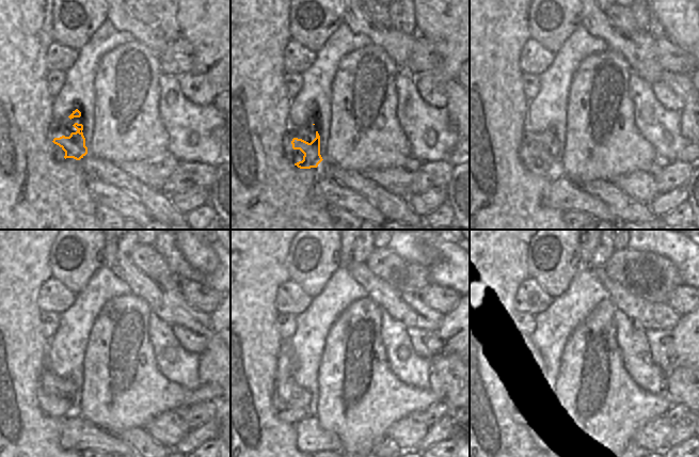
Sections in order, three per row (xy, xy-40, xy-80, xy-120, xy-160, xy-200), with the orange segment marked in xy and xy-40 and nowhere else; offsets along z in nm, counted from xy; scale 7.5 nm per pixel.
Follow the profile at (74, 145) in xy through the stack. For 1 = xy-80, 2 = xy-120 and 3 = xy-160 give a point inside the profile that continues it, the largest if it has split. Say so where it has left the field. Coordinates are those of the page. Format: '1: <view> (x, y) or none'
1: xy-80 (547, 166)
2: xy-120 (62, 408)
3: xy-160 (289, 414)

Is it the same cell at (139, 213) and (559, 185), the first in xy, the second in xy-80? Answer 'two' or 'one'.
one

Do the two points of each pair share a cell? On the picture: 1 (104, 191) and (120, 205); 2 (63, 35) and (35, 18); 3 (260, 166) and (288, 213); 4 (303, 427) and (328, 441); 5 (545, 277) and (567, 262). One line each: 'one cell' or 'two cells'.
1: one cell
2: two cells
3: one cell
4: one cell
5: one cell

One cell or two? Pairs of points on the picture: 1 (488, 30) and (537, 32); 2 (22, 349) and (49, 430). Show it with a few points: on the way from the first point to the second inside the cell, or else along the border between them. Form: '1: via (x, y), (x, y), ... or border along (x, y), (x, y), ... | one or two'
1: border along (528, 11), (529, 37) | two
2: via (22, 369), (22, 404), (29, 410) | one

